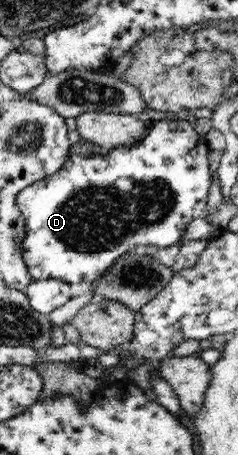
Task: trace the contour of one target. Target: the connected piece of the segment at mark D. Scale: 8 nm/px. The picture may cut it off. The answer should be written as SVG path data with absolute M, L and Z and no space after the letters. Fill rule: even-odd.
M175 115L154 121L145 137L135 145L119 145L105 152L95 149L88 155L70 152L59 172L26 187L16 199L25 218L25 237L17 241L17 248L31 279L91 283L137 245L157 245L158 248L175 245L194 218L205 216L211 183L209 152L193 122Z

